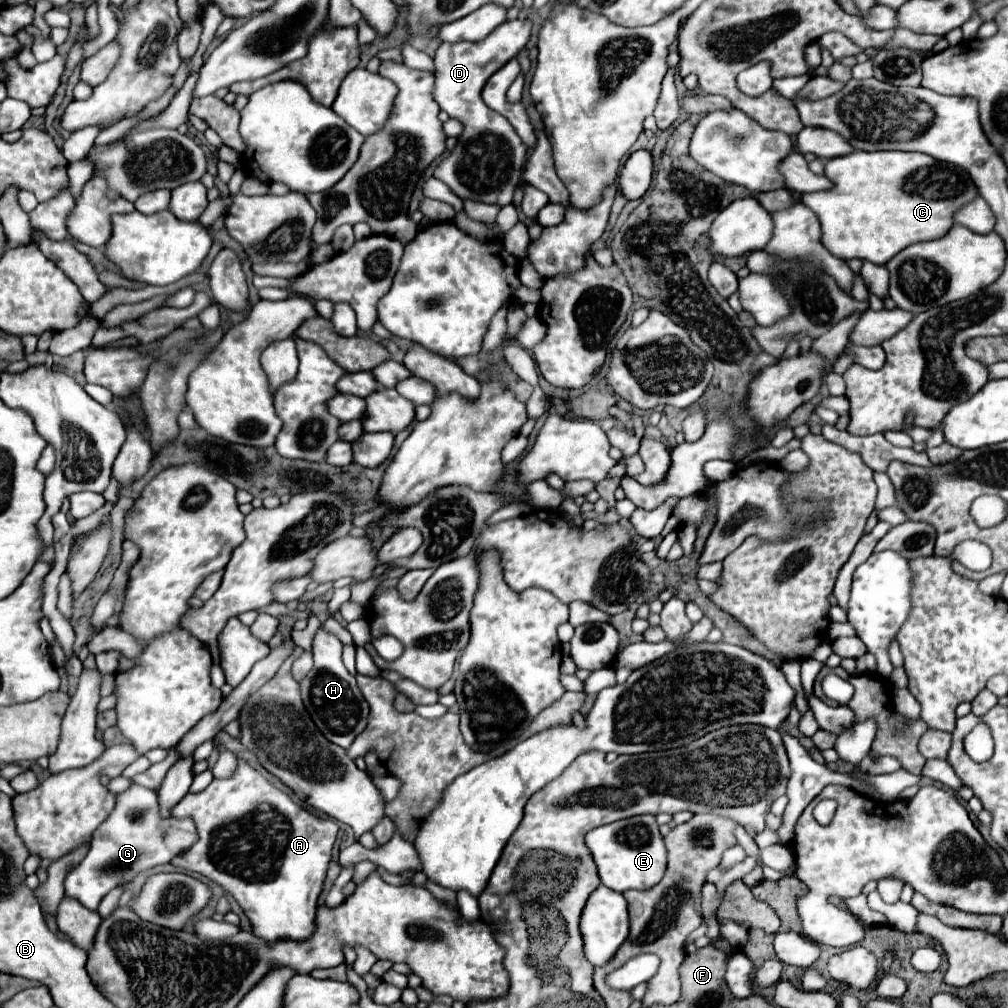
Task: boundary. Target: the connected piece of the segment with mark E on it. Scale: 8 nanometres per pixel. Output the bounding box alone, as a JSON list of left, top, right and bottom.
[586,815,666,893]

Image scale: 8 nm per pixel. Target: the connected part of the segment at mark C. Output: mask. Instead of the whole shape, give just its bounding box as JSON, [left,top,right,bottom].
[802,150,978,265]

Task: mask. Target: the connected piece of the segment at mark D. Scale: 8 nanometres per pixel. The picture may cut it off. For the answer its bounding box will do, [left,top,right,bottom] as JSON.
[434,21,532,207]

